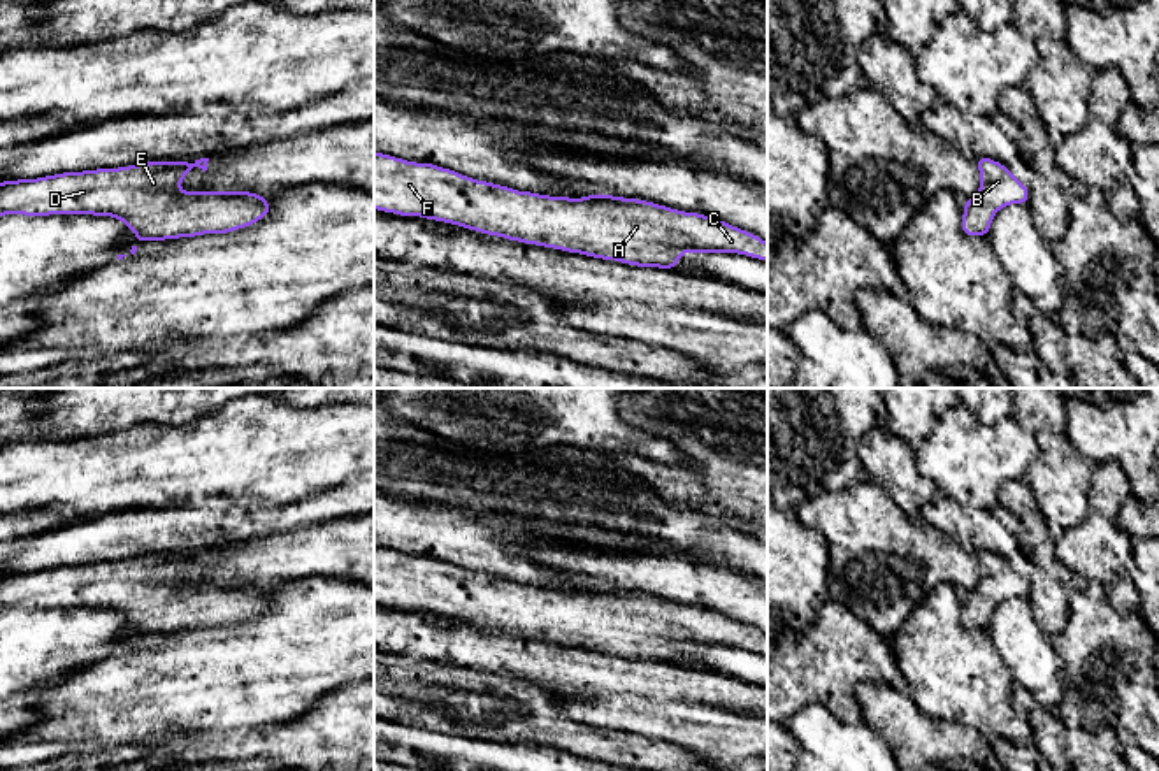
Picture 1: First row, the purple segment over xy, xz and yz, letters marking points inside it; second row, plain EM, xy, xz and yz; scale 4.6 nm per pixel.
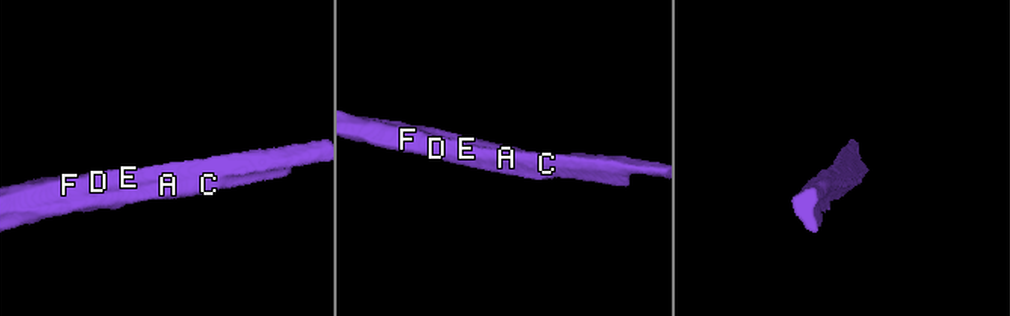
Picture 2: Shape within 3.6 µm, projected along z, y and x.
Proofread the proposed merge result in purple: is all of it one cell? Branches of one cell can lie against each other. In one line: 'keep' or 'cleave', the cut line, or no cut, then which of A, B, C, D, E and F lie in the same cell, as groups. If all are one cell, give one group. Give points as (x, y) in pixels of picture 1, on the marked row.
keep; no cut; A B C D E F

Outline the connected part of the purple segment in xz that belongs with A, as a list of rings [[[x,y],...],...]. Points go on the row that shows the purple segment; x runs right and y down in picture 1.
[[[374,153],[374,209],[636,267],[673,270],[688,251],[738,253],[767,262],[767,242],[759,235],[701,213],[604,193],[571,198],[518,191],[430,162],[416,163],[385,153]]]

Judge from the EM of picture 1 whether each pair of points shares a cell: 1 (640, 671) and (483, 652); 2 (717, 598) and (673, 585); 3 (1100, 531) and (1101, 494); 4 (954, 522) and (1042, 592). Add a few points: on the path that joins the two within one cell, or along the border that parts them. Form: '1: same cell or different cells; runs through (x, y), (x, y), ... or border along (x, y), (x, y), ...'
1: same cell; runs through (601, 671), (522, 657)
2: same cell; runs through (706, 587), (683, 585)
3: same cell; runs through (1101, 522), (1101, 503)
4: same cell; runs through (979, 529), (994, 536), (1026, 568)

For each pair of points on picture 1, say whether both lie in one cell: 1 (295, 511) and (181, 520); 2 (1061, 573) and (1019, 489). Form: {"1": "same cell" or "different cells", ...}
{"1": "same cell", "2": "same cell"}

